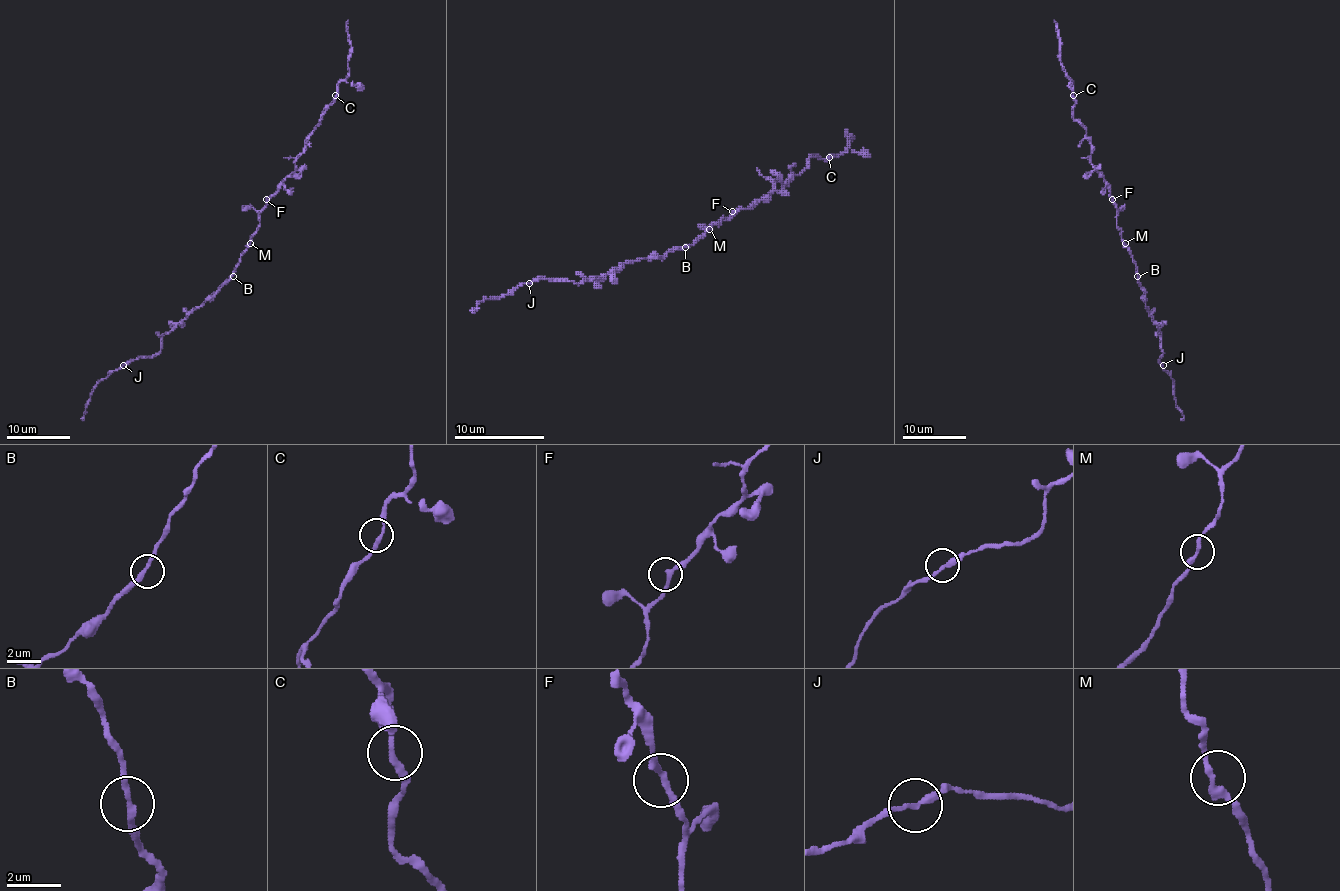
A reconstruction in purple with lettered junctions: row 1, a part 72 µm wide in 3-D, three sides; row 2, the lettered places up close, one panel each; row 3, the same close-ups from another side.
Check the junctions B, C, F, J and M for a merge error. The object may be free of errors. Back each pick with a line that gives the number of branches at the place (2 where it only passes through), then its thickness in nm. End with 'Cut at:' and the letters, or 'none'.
Cut at: none

